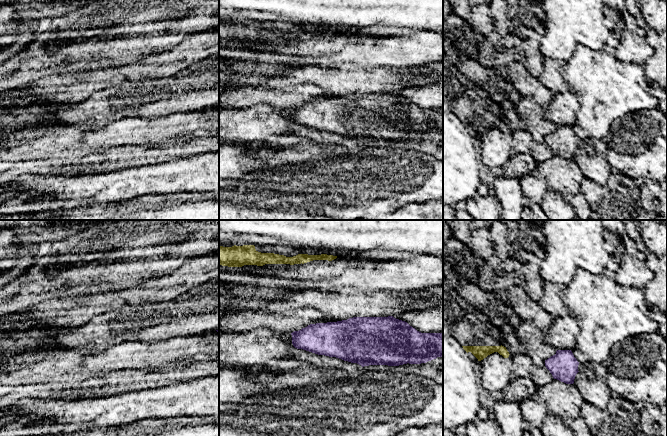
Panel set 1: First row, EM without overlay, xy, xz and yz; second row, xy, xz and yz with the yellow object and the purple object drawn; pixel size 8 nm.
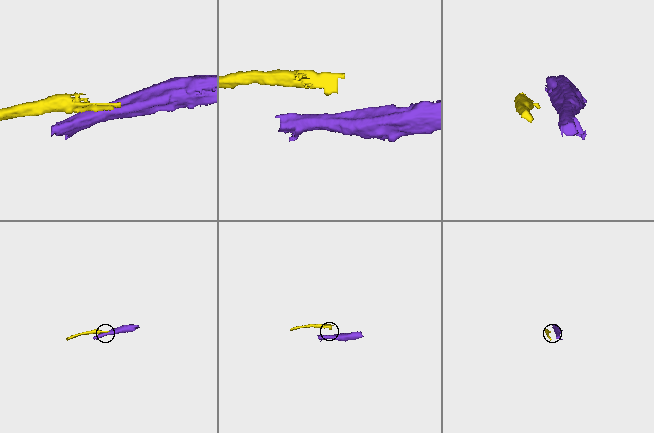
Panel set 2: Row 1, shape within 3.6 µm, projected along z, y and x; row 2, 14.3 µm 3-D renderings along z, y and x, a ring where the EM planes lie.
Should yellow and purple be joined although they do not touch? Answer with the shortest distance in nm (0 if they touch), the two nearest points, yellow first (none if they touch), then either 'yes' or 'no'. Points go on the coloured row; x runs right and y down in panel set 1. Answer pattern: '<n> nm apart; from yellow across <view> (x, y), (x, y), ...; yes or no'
300 nm apart; from yellow across yz (509, 354), (545, 360); no

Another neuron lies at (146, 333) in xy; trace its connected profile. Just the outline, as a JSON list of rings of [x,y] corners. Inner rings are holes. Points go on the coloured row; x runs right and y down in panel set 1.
[[[146,319],[144,321],[143,328],[126,330],[125,332],[120,333],[120,339],[123,342],[126,341],[154,341],[154,327],[156,326],[156,322],[153,320]]]

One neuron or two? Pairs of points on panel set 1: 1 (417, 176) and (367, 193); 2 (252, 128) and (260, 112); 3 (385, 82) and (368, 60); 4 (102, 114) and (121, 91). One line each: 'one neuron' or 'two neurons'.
1: one neuron
2: one neuron
3: two neurons
4: one neuron

